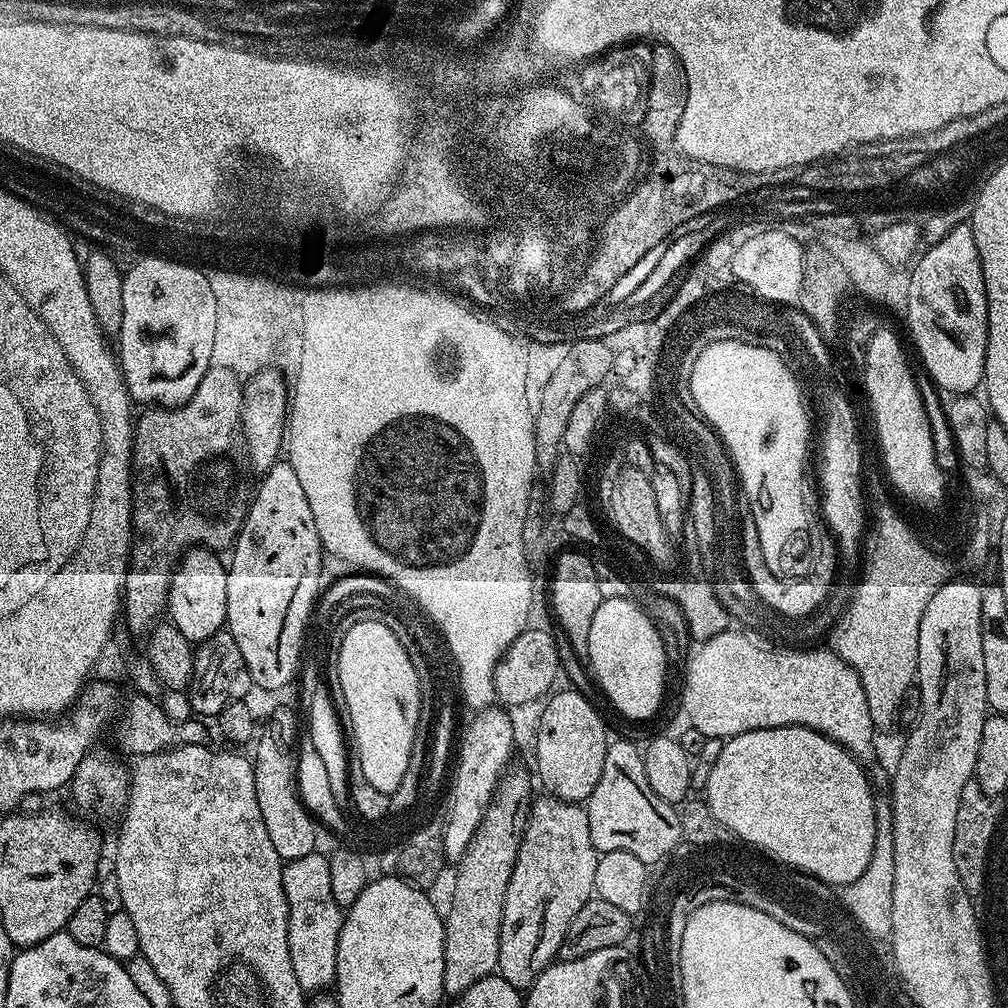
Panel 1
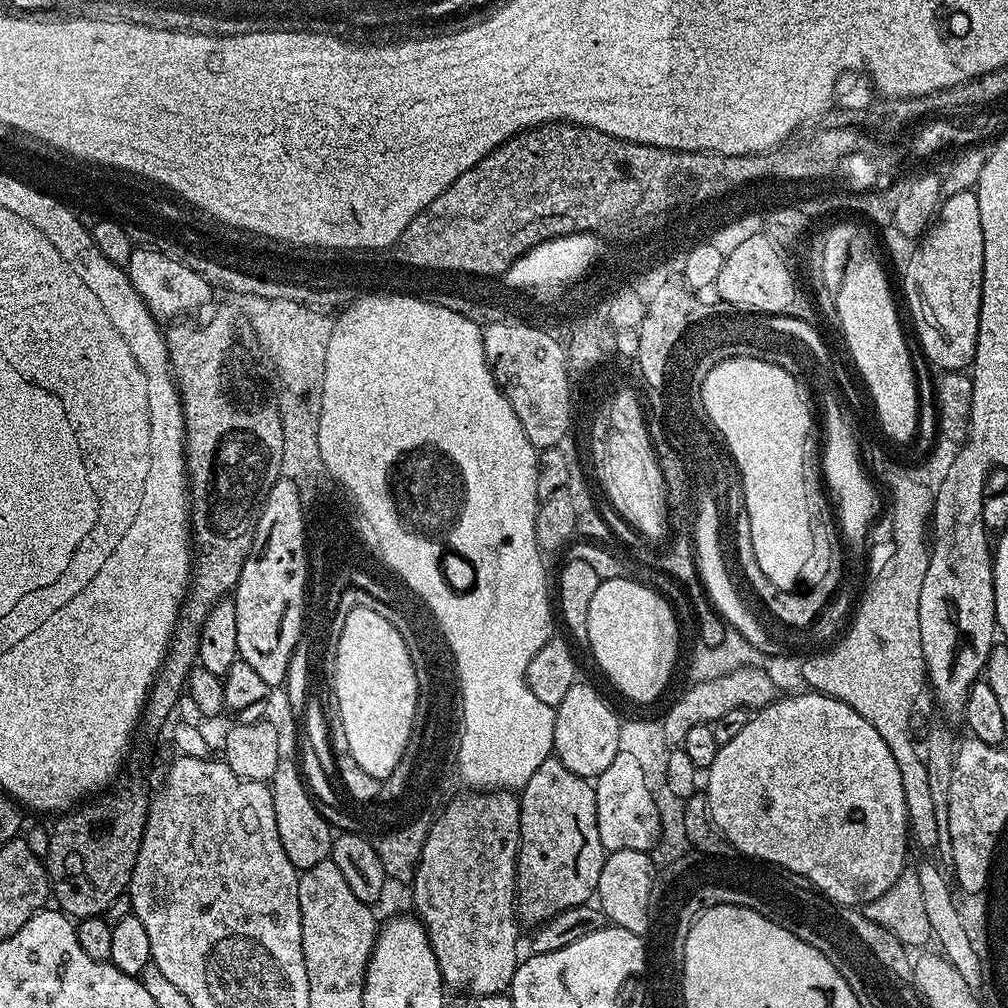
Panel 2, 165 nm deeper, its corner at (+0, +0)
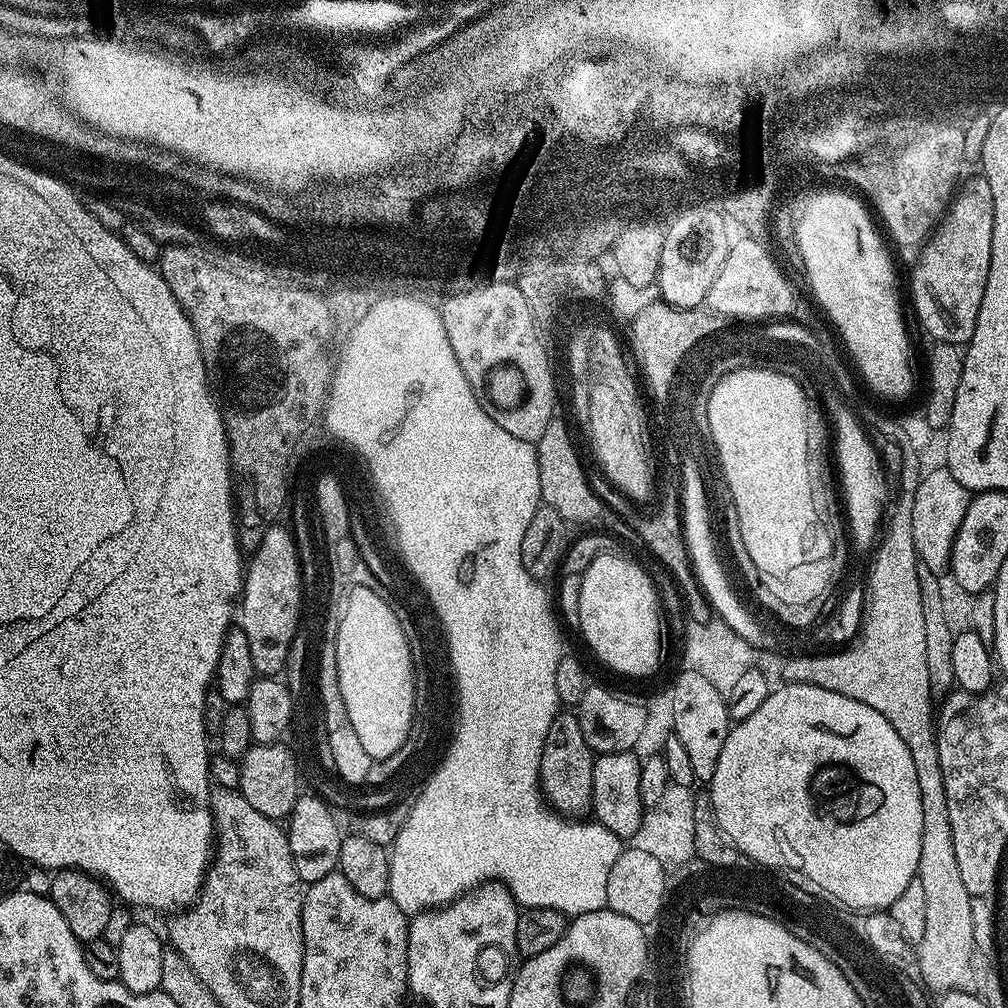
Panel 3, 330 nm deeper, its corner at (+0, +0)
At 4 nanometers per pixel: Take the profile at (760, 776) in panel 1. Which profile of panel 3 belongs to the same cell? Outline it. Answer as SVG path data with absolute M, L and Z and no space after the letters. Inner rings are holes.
M787 682L781 683L781 685L781 688L773 687L769 691L766 702L762 702L762 706L758 706L758 710L754 710L754 714L750 714L750 718L737 720L729 727L726 743L722 745L722 754L718 754L718 766L714 766L714 774L710 781L714 814L718 818L722 830L728 835L735 848L748 860L749 858L756 860L752 862L757 865L763 866L768 870L786 868L785 870L789 873L801 872L806 874L806 878L810 878L810 882L815 882L817 886L822 886L822 890L826 890L826 894L830 894L840 904L844 904L847 908L853 910L891 909L894 898L898 898L898 894L902 894L902 890L906 890L906 886L910 886L910 882L917 879L918 858L922 854L922 794L918 791L918 774L914 771L914 758L910 754L910 750L906 750L906 742L902 742L902 738L898 738L898 730L894 730L894 726L890 726L890 722L886 722L886 718L882 718L882 714L878 714L878 710L866 706L866 702L854 702L854 698L846 698L846 694L834 694L834 690L822 690L822 686L789 684Z

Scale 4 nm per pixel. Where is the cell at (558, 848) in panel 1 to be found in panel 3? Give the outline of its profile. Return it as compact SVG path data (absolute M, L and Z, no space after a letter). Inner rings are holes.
M557 711L554 722L546 734L544 753L540 763L540 790L553 808L564 814L584 814L592 807L594 753L582 734L580 717L575 711Z

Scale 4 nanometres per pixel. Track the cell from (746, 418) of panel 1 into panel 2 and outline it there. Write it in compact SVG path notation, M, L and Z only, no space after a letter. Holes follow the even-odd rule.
M731 357L718 362L702 381L701 400L711 427L719 433L726 445L731 463L741 472L754 558L762 574L766 574L772 583L789 581L796 577L796 572L807 557L808 547L817 538L817 533L812 530L812 512L808 509L810 496L800 488L801 469L806 465L804 451L809 447L806 430L814 421L813 409L795 376L777 364L754 358Z

